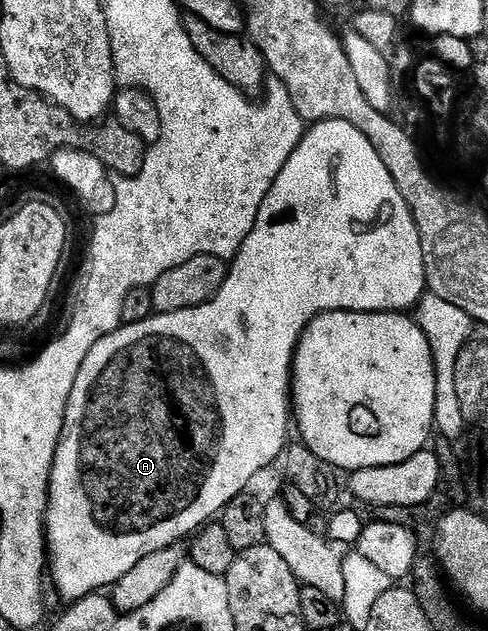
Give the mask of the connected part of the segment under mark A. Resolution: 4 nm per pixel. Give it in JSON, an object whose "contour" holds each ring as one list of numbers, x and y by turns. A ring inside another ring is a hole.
{"contour":[[326,119,308,126,297,149,293,149,289,161,285,161,285,169,277,173,277,181,273,181,273,189,269,189,269,197,265,197,261,213,257,213,257,221,249,237,245,237,245,245,241,245,234,259,230,260,225,281,213,298,208,303,181,309,177,313,156,313,145,321,123,323,113,333,101,337,93,349,89,349,89,357,85,357,81,373,77,373,77,381,73,381,73,393,69,393,63,432,51,470,46,524,49,579,54,590,56,587,60,597,66,601,76,601,114,588,115,583,121,581,121,577,125,577,133,565,137,565,137,561,149,557,149,553,157,553,157,549,171,547,194,536,200,528,212,522,229,501,250,488,247,486,258,477,259,471,265,470,274,459,276,462,282,456,289,443,287,426,293,423,293,411,289,406,291,369,299,339,308,323,327,311,403,313,414,308,427,290,423,246,413,213,405,197,401,197,401,189,393,185,393,177,389,177,385,161,381,161,381,157,377,157,377,149,369,145,369,137,365,137,361,129,353,129,349,121]]}

